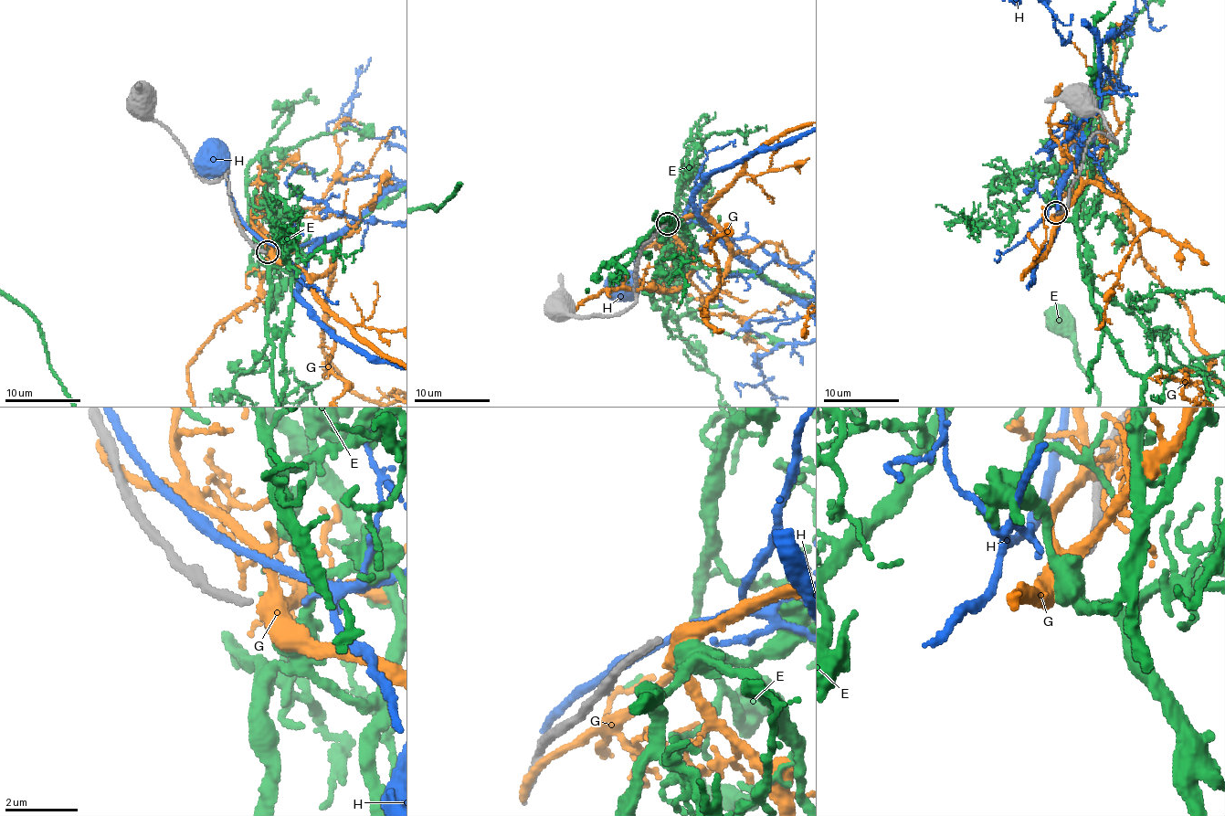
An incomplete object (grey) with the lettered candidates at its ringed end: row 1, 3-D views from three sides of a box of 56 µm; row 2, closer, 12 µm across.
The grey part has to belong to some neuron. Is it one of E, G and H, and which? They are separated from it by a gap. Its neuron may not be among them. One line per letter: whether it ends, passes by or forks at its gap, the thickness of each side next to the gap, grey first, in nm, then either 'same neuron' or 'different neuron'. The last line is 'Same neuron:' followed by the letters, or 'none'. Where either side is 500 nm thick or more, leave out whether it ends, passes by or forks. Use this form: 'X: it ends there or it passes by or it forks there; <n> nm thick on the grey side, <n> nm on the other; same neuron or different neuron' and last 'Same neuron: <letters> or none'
E: it forks there; 190 nm thick on the grey side, 360 nm on the other; different neuron
G: it forks there; 190 nm thick on the grey side, 440 nm on the other; different neuron
H: it passes by; 190 nm thick on the grey side, 190 nm on the other; different neuron
Same neuron: none

